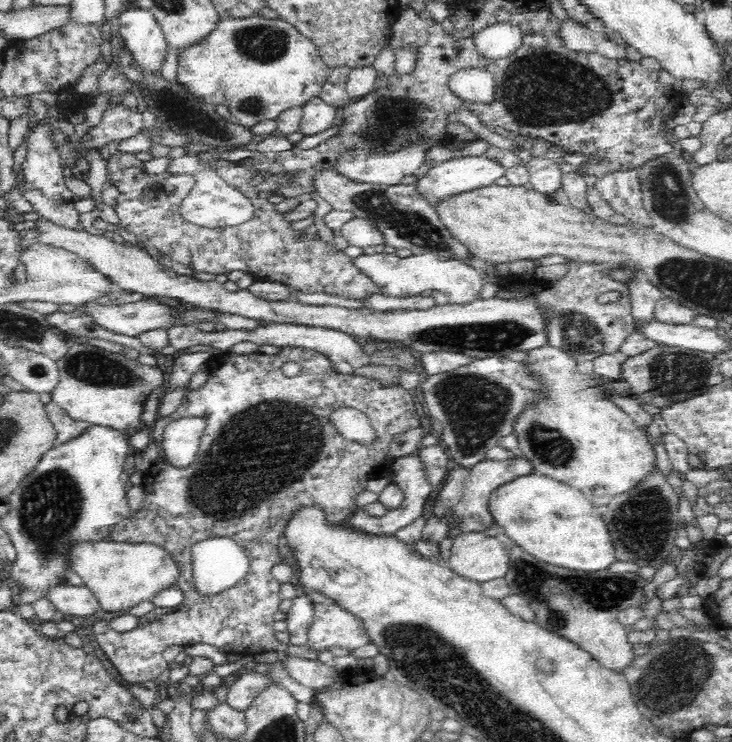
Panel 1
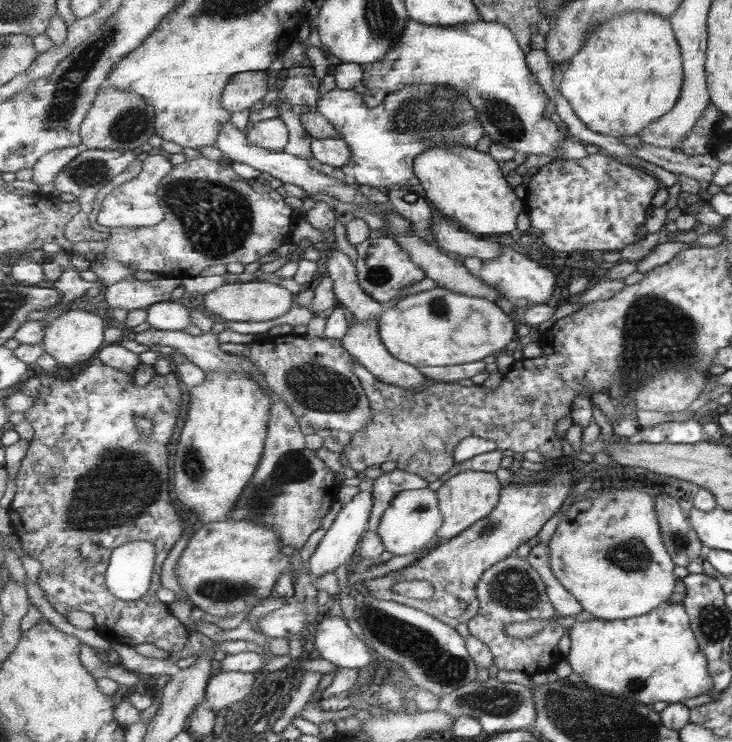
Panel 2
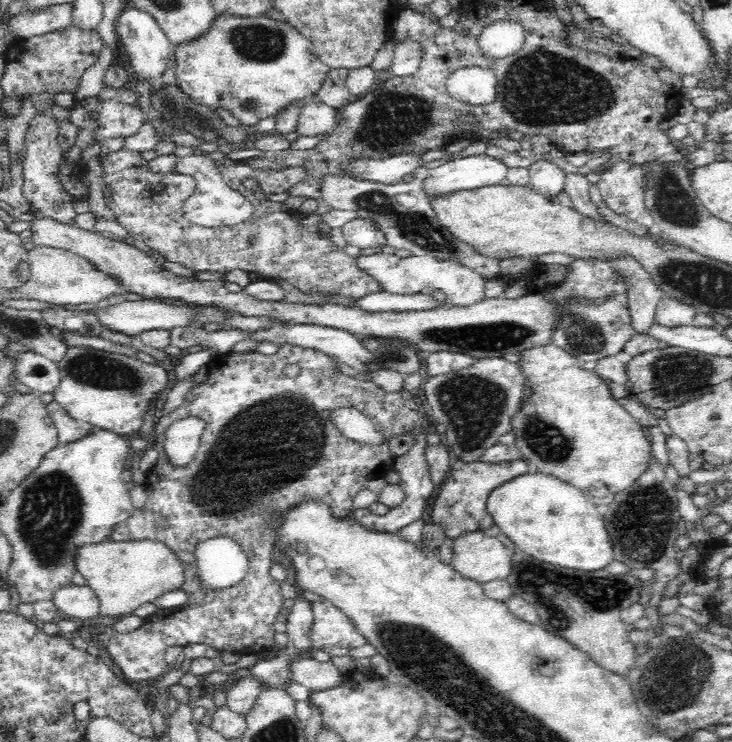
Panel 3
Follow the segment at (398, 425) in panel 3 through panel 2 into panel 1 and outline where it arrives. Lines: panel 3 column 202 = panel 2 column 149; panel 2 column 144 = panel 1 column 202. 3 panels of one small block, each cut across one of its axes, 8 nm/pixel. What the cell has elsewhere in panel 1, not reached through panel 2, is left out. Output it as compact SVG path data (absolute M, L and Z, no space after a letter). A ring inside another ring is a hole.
M286 346L274 355L257 352L247 356L224 352L208 363L208 369L207 381L200 388L188 391L168 418L158 418L150 434L151 440L162 440L168 422L196 416L204 418L206 426L195 459L186 468L176 468L166 461L166 455L162 452L162 458L157 457L143 474L145 505L142 510L110 528L109 535L114 542L159 546L178 567L180 576L175 586L184 591L183 601L178 606L155 606L139 616L138 626L127 632L115 631L104 618L91 616L90 630L98 642L98 648L106 660L112 662L114 672L120 676L119 680L124 680L129 686L161 678L160 673L166 667L161 653L172 644L184 647L211 644L220 651L241 656L276 650L281 658L300 657L318 661L319 651L309 649L307 645L284 644L274 635L273 615L283 601L280 585L272 577L272 568L282 562L280 538L284 537L288 524L302 509L321 510L330 525L341 525L347 521L358 509L356 496L366 490L371 479L384 477L392 468L396 459L389 453L389 444L395 434L420 427L414 395L412 391L404 389L400 382L384 385L380 379L356 373L340 374L333 369L326 355L311 349ZM289 361L300 366L297 376L286 376L282 372L282 366ZM342 407L356 408L368 417L375 434L372 444L349 441L338 433L330 423L330 416L334 410ZM212 537L226 537L237 542L250 560L249 571L228 590L202 596L193 590L194 570L190 547L195 542Z

